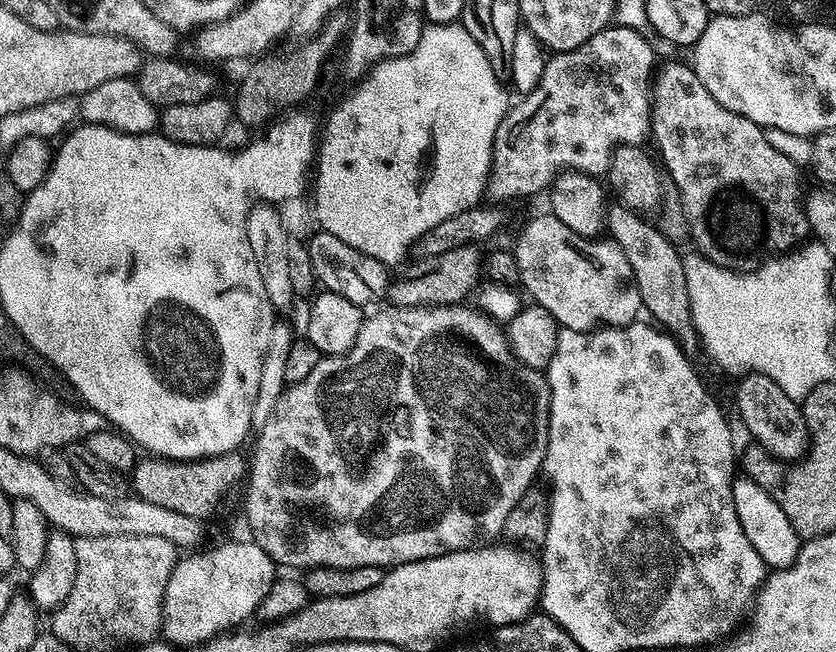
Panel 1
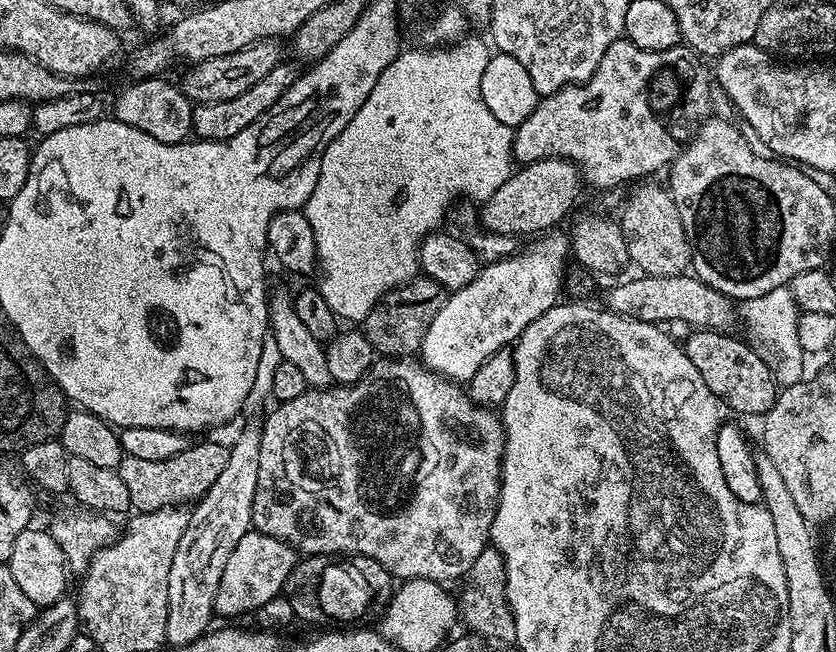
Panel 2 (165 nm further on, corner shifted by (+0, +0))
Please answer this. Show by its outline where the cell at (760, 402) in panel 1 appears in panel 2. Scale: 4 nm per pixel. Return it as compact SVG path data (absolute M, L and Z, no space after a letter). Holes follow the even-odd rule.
M696 330L691 335L688 341L683 341L682 347L717 400L744 416L760 418L771 410L778 395L777 381L769 361L747 339L728 336L732 334L724 330Z

